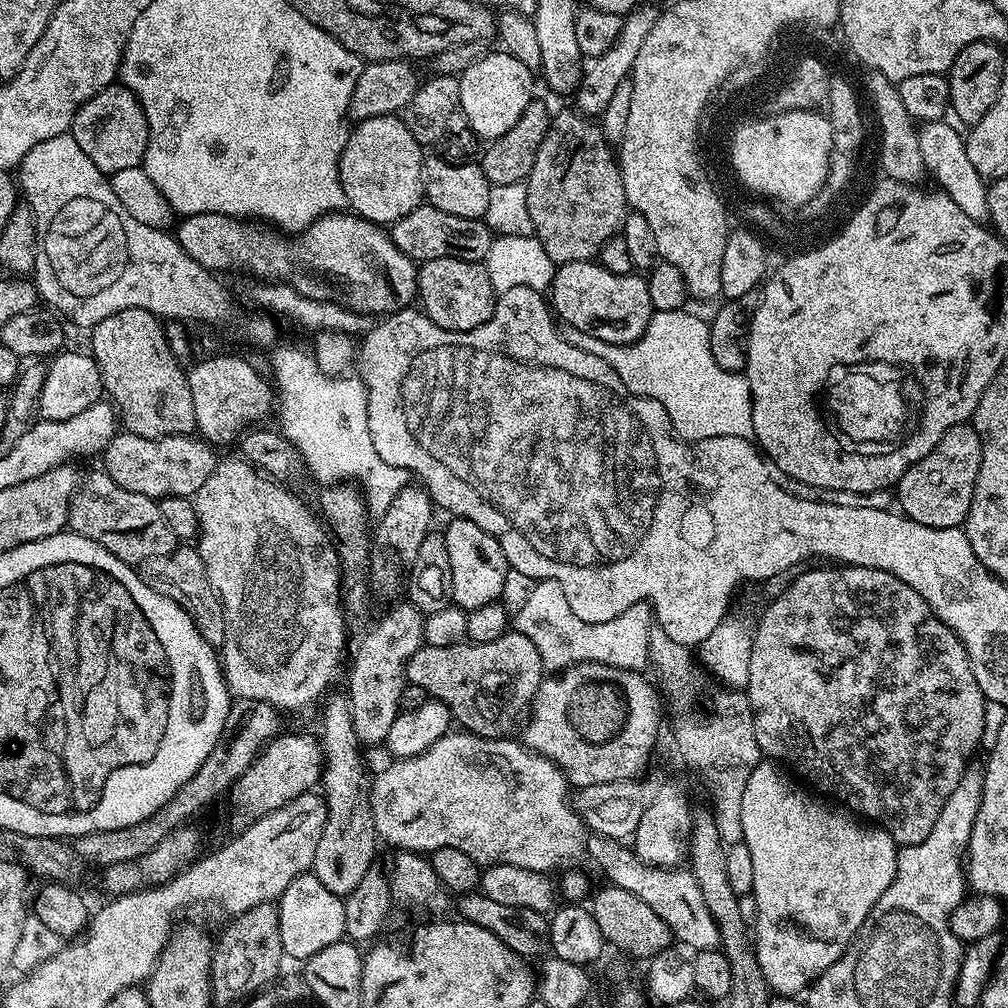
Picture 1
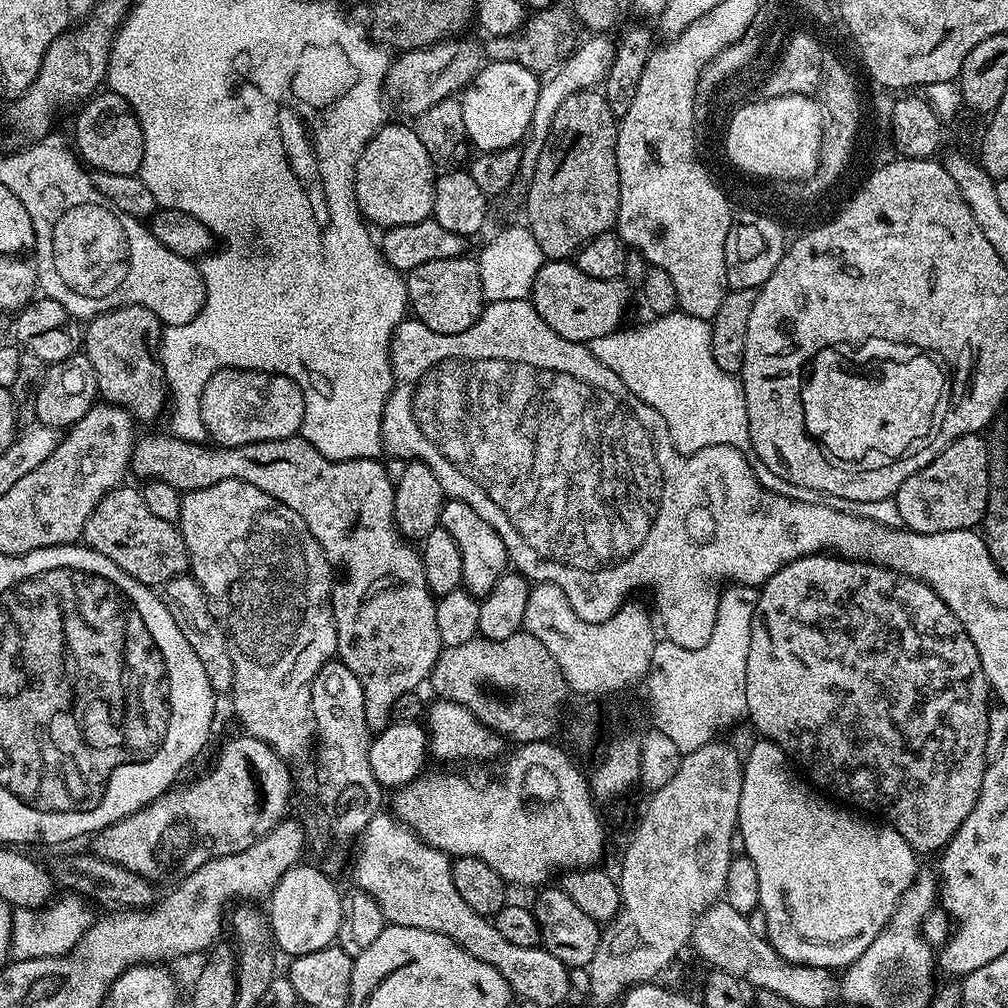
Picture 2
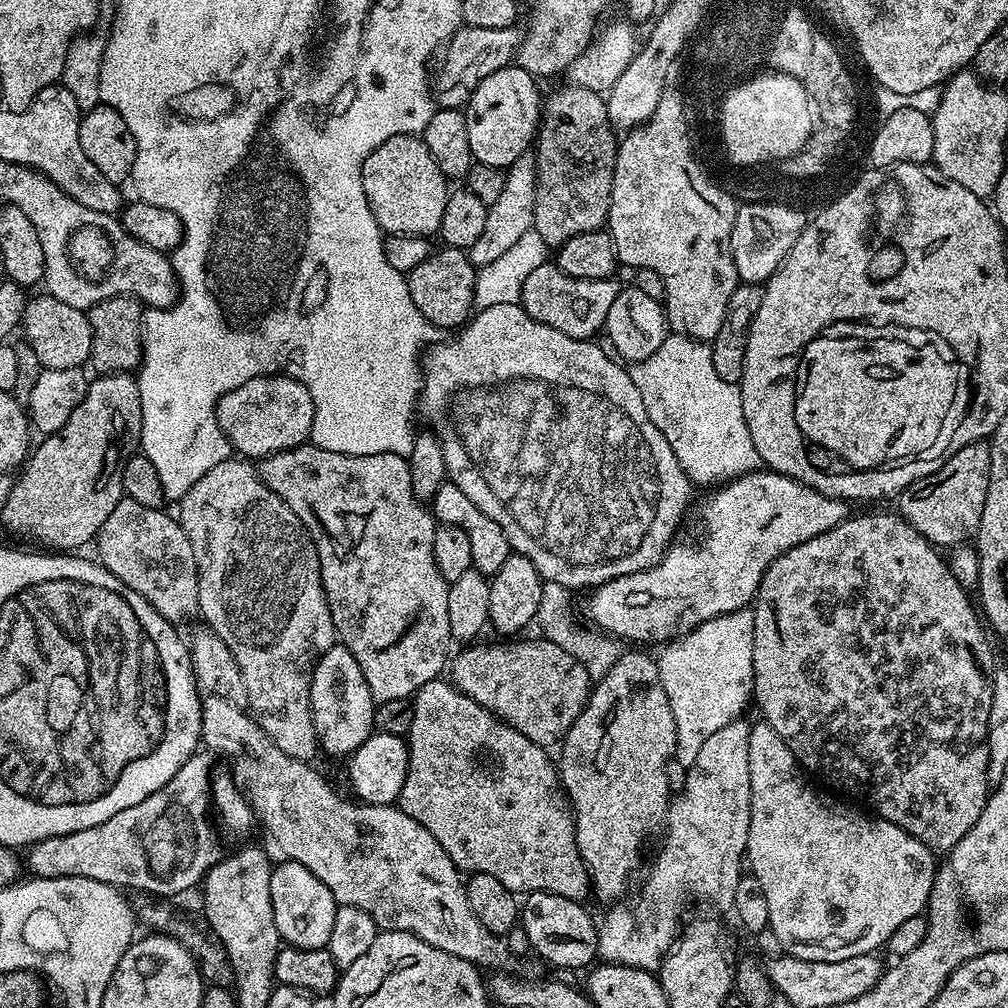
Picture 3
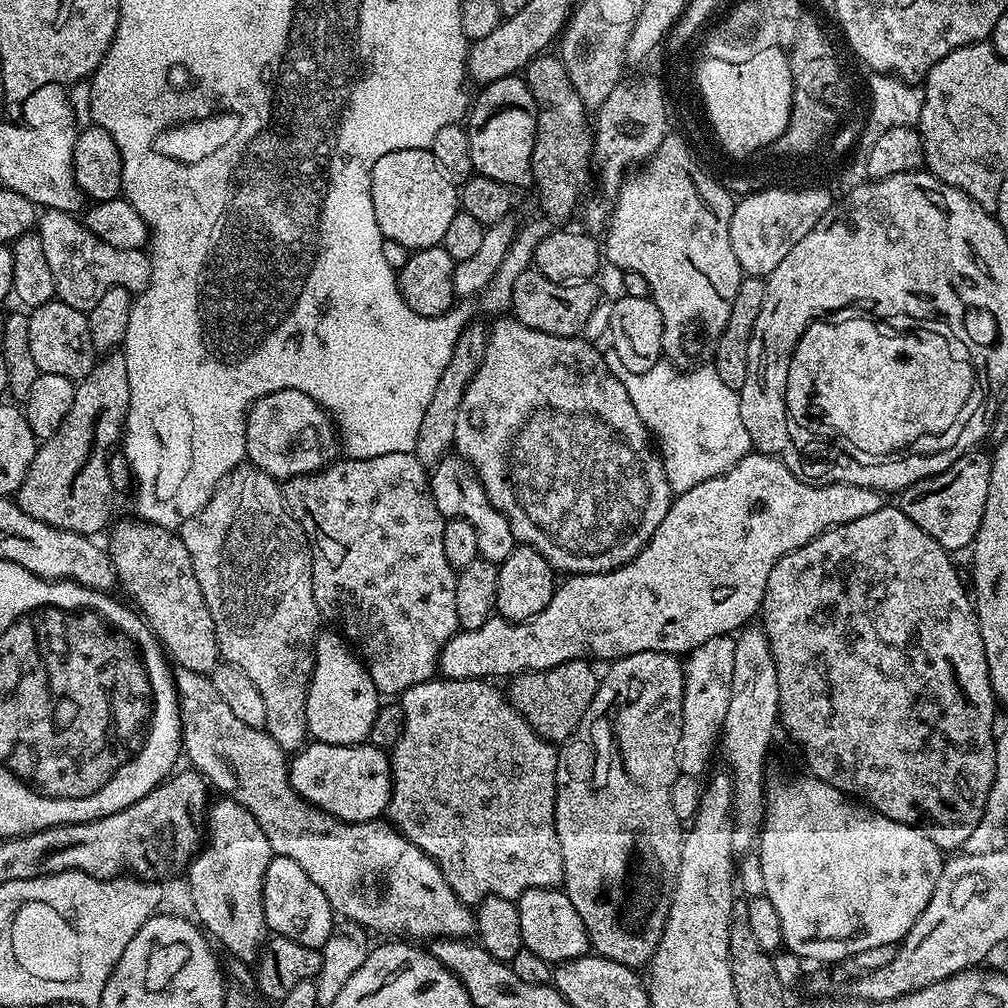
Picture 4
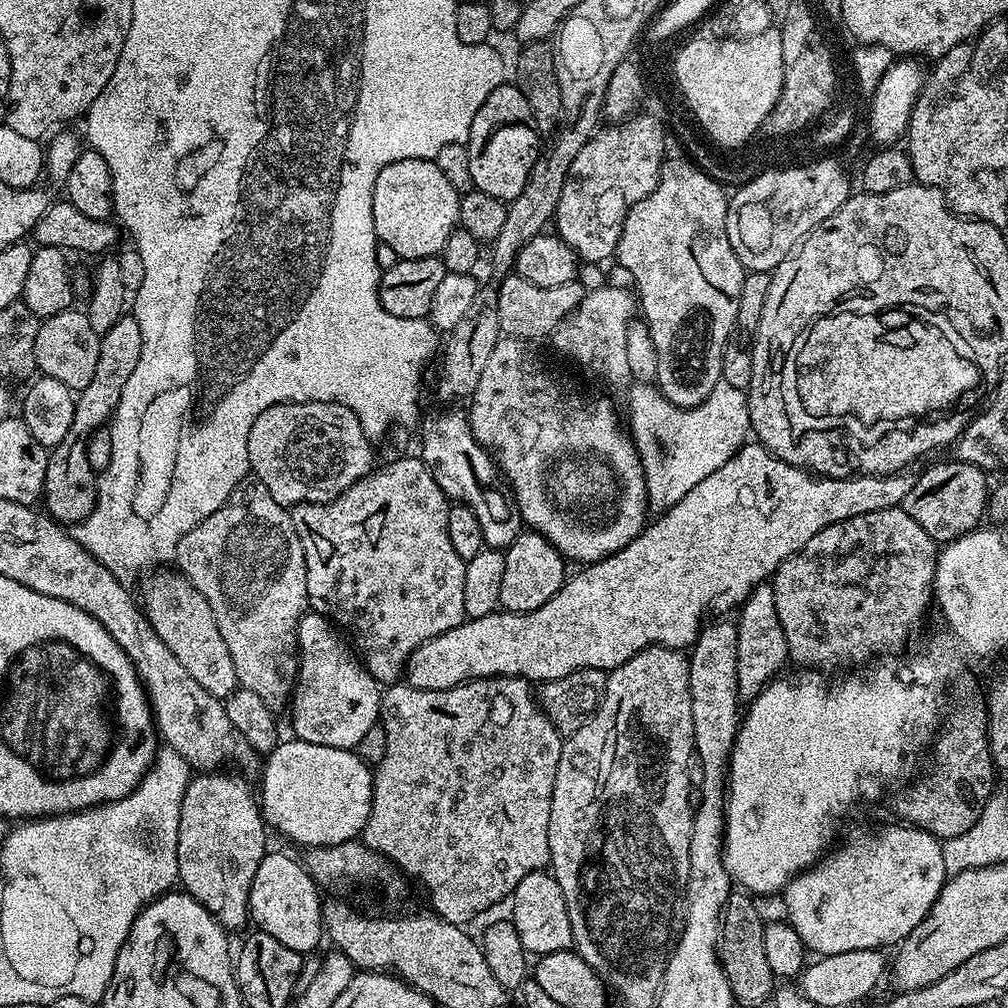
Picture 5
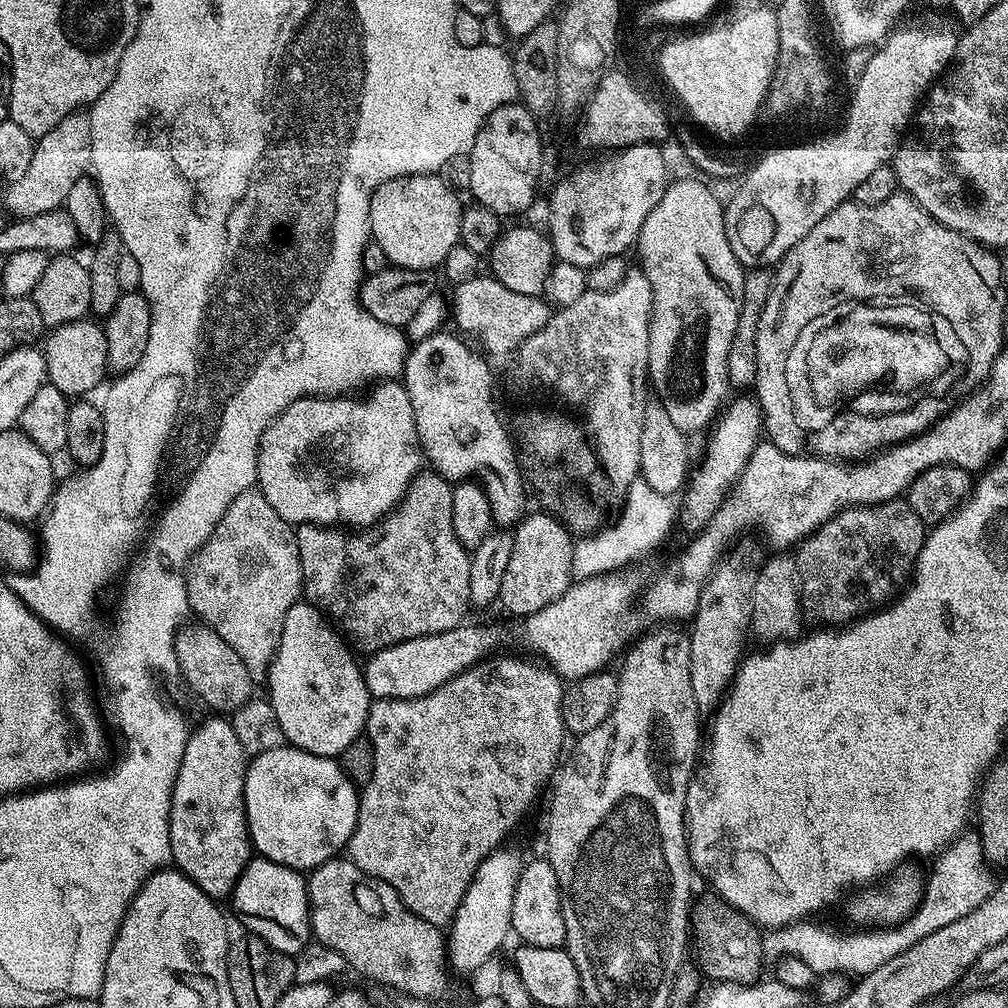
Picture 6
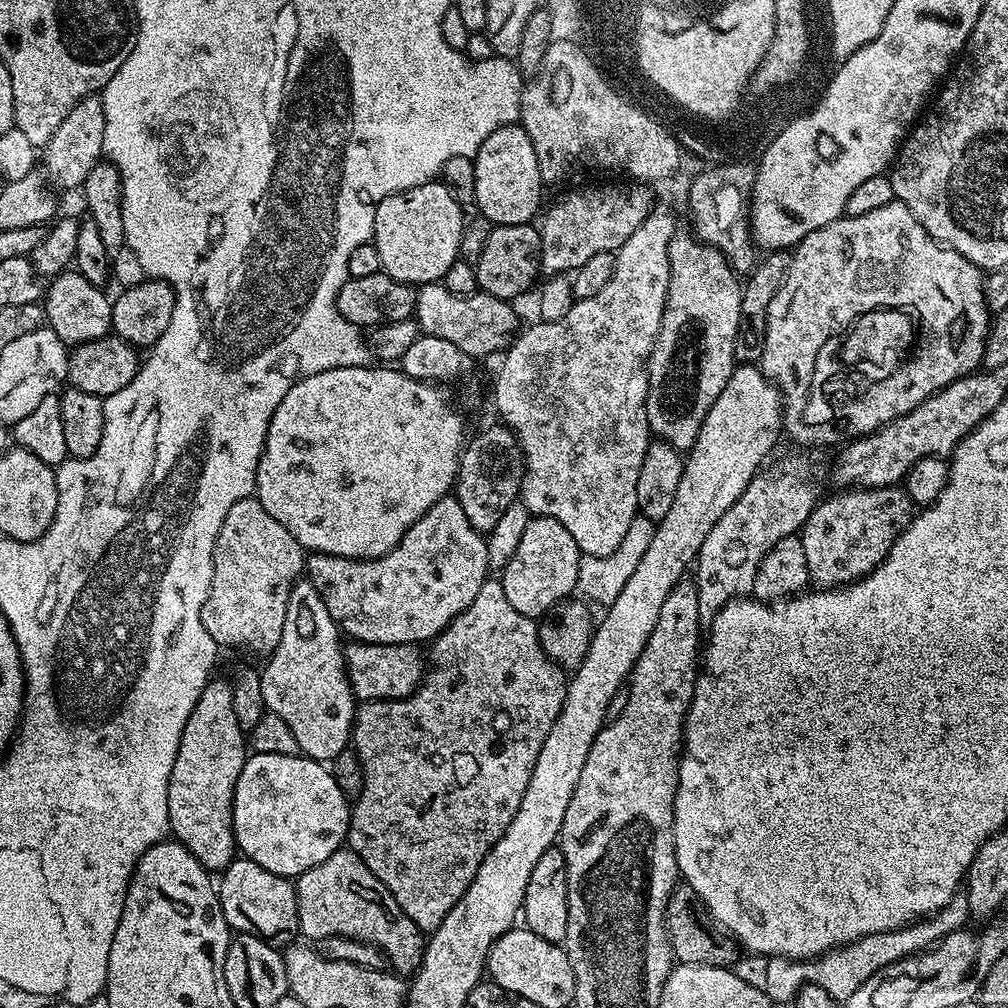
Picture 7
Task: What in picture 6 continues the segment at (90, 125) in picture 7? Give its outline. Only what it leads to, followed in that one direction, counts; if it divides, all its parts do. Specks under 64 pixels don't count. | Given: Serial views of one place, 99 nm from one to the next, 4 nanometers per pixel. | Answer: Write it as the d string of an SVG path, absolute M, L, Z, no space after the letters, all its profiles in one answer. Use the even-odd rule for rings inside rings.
M83 111L72 112L54 130L35 141L30 158L29 169L20 180L13 180L4 192L4 204L8 207L8 216L19 218L46 214L50 210L61 207L70 194L74 182L89 171L92 163L90 154L90 122Z

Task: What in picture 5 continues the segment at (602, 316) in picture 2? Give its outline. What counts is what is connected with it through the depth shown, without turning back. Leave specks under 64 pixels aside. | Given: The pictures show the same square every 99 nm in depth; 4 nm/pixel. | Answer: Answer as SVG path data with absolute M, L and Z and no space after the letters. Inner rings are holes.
M511 274L502 281L498 290L498 318L500 330L505 337L537 342L551 337L556 327L562 323L582 302L586 295L583 284L576 280L562 286L534 286L526 278Z

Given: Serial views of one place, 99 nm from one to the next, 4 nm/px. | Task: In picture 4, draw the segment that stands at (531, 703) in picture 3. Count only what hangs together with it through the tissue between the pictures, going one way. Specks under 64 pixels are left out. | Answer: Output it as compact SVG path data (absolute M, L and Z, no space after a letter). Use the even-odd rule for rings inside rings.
M571 660L537 672L519 672L507 681L506 695L512 705L543 740L563 745L576 732L596 693L598 672L587 660Z

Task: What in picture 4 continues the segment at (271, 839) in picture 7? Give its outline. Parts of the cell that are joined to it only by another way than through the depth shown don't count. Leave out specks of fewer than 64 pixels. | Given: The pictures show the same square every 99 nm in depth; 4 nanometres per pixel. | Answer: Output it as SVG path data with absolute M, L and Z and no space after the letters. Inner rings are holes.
M305 743L291 757L288 777L292 789L307 804L320 808L336 820L357 824L381 819L387 813L392 793L392 762L385 749L376 748L370 743Z

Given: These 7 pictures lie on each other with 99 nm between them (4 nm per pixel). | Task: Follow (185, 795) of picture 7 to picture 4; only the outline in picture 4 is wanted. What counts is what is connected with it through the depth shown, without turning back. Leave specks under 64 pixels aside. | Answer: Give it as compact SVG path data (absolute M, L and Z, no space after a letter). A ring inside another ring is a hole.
M220 798L217 804L215 801L209 807L206 813L206 843L186 869L188 892L192 895L192 908L197 916L195 919L202 925L203 931L214 940L216 936L215 943L228 948L229 954L240 960L255 961L270 936L264 913L264 875L273 855L270 842L266 842L266 834L262 834L262 826L254 822L254 814L250 814L246 806Z

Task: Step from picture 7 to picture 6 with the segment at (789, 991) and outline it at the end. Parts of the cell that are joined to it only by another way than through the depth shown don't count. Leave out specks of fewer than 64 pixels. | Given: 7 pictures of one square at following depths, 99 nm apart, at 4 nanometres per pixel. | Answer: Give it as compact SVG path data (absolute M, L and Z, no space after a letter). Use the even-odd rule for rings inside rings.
M968 835L957 836L935 857L936 865L933 866L932 873L926 876L920 903L901 924L872 926L867 930L840 933L812 924L816 922L788 924L784 928L774 928L763 933L765 957L776 962L783 954L785 957L796 957L806 962L816 974L828 974L835 970L837 973L859 978L878 970L878 966L886 966L890 958L910 950L910 946L922 942L922 938L934 934L934 930L942 930L942 926L950 926L950 922L966 918L970 910L978 910L978 906L982 906L982 902L990 898L994 887L993 869L984 859L979 835Z

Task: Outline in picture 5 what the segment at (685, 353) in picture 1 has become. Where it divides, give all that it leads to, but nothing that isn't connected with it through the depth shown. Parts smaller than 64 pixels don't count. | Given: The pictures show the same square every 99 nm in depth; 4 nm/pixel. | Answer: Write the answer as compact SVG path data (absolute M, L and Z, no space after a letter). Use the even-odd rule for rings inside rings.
M636 382L628 390L629 422L627 420L626 424L630 429L631 439L636 445L636 452L640 455L640 465L644 467L649 509L663 510L674 506L674 502L681 500L689 490L694 490L694 486L698 486L702 478L714 474L714 470L718 470L718 466L722 466L722 462L730 459L739 448L743 448L749 439L748 398L745 389L721 382L701 404L693 408L674 406L660 393L659 387L651 383Z

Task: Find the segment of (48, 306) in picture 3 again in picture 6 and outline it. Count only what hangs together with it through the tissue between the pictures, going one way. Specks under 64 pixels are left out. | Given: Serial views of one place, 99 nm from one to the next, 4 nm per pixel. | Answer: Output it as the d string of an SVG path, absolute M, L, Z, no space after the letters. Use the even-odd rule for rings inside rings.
M85 318L66 322L62 326L51 329L42 344L47 383L53 384L62 394L69 398L87 397L104 380L104 372L109 371L108 343L103 327L95 319Z

